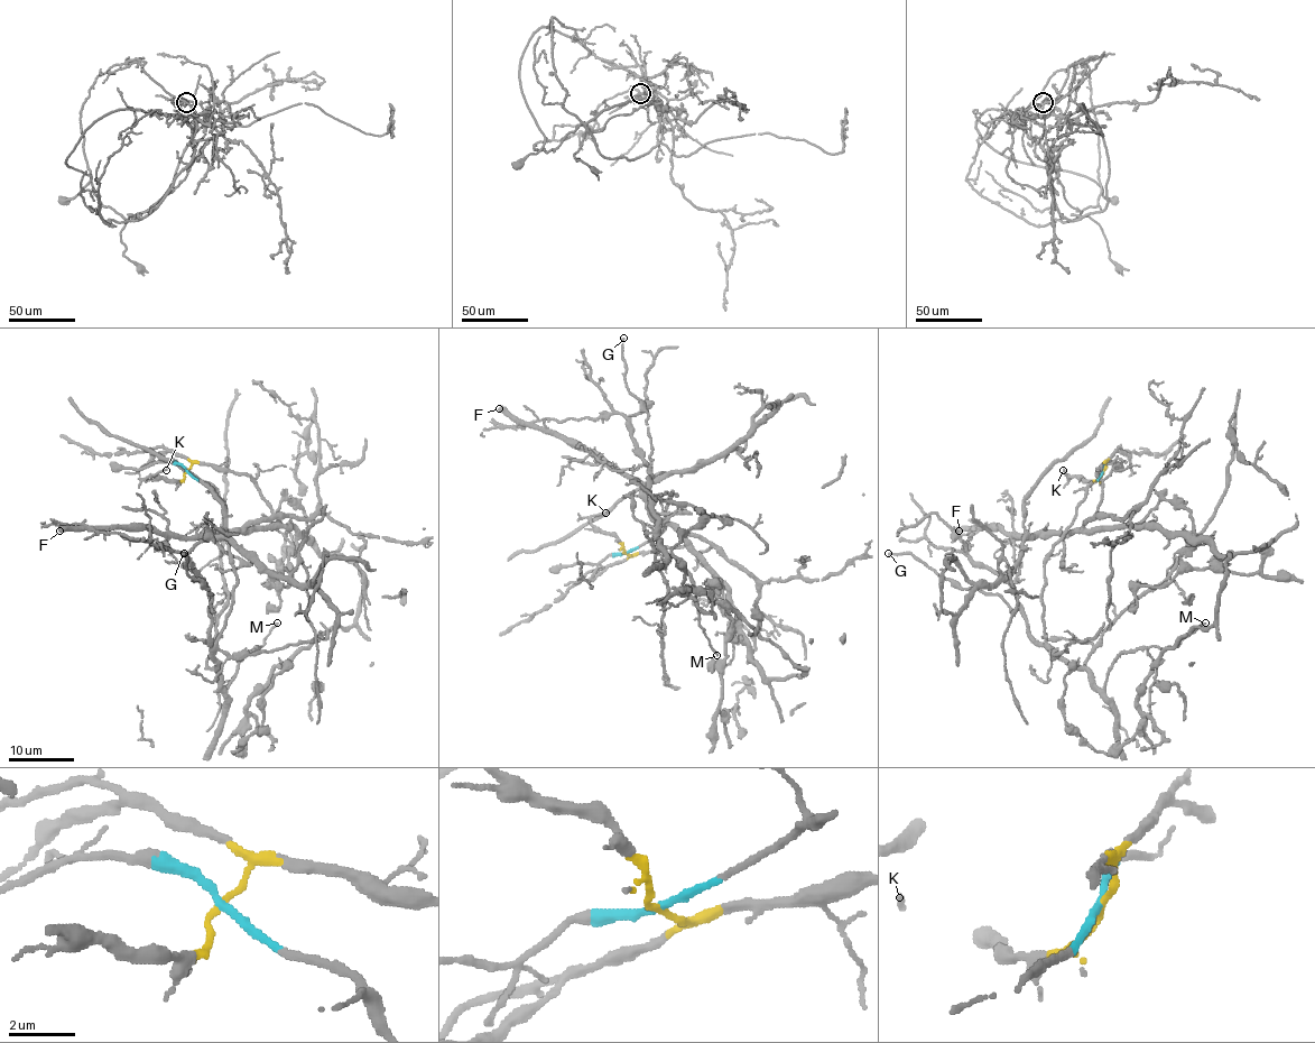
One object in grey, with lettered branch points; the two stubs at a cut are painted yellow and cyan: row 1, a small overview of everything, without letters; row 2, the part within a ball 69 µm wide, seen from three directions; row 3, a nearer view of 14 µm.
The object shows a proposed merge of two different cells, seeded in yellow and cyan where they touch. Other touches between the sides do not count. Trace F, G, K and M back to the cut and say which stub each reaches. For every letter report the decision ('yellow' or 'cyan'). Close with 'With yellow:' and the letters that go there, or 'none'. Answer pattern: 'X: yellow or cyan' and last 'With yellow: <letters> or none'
F: yellow
G: cyan
K: yellow
M: cyan
With yellow: F, K

